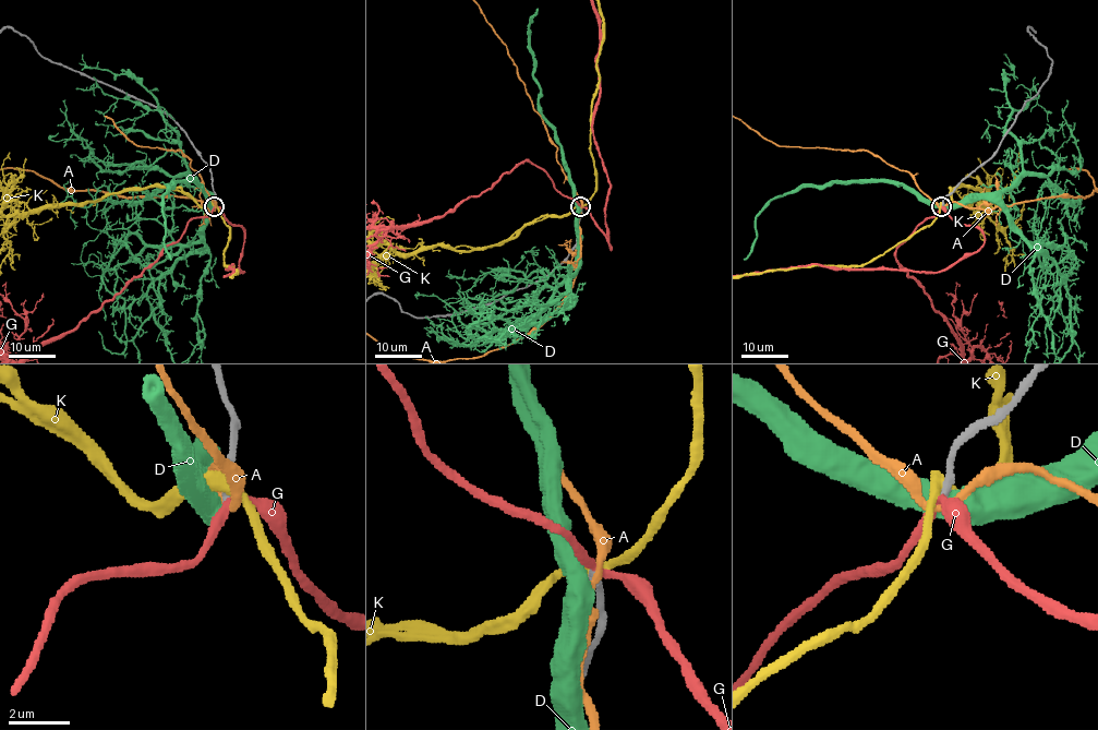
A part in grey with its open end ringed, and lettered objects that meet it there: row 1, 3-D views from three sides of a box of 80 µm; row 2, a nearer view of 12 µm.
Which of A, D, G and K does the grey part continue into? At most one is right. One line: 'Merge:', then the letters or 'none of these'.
Merge: G

